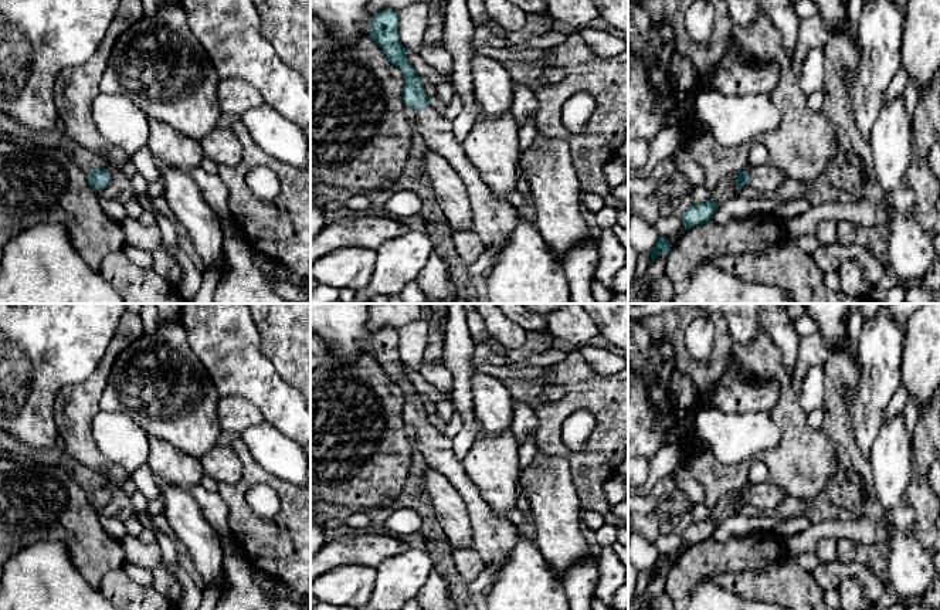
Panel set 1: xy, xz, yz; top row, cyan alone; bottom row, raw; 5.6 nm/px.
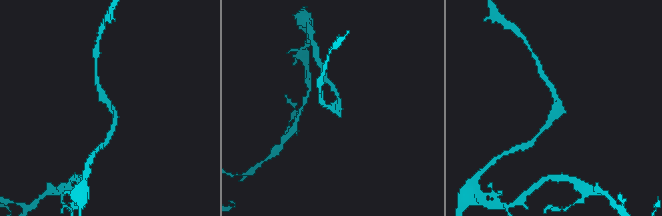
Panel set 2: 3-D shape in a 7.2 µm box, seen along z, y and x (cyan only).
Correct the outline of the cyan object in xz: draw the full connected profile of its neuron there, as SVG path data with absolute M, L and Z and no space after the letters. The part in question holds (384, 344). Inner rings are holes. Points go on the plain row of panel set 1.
M386 326L374 332L370 355L404 393L403 418L405 424L417 428L415 450L424 457L428 467L455 487L464 499L471 521L474 549L482 556L485 567L495 569L493 582L519 540L516 526L510 521L496 516L481 497L478 488L468 478L462 460L454 453L454 440L428 424L423 397L407 377L407 367L398 356L398 329Z

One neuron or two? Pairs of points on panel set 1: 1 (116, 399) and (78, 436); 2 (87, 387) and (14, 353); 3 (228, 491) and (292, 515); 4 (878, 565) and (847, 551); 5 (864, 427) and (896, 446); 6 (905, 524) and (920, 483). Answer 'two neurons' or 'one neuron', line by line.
1: two neurons
2: two neurons
3: one neuron
4: one neuron
5: two neurons
6: two neurons

